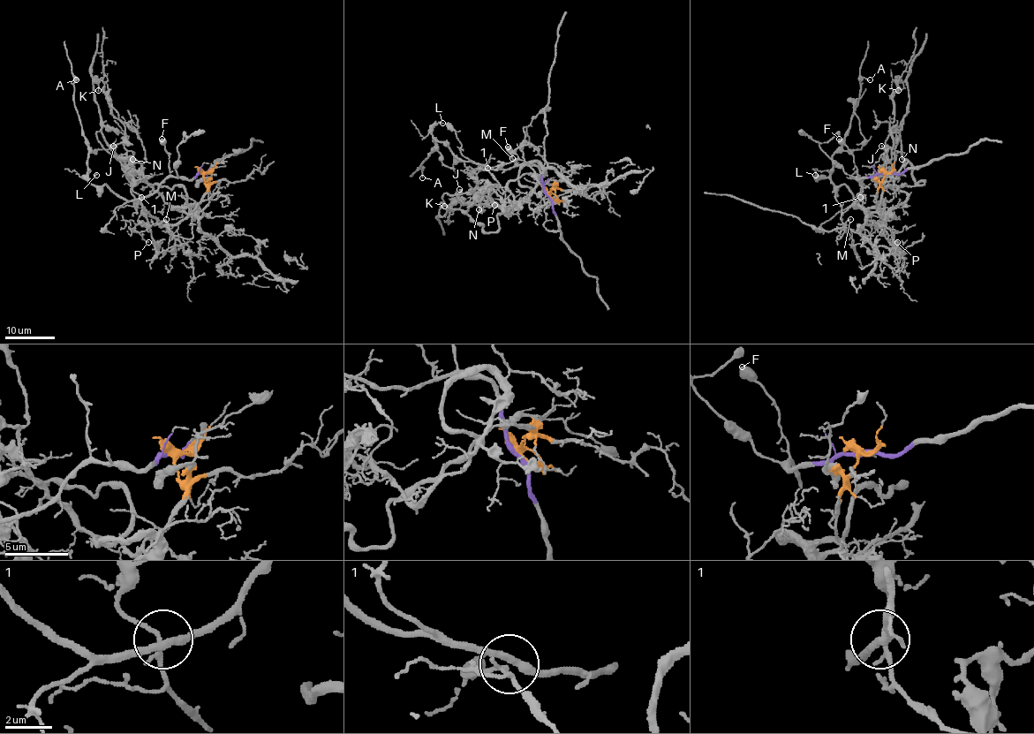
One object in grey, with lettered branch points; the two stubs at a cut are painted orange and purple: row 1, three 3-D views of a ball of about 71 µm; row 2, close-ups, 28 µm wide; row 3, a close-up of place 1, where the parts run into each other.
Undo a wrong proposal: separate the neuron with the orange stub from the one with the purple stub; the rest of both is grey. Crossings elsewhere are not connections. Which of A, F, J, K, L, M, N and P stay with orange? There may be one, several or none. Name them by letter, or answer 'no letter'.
J, K, M, N, P

